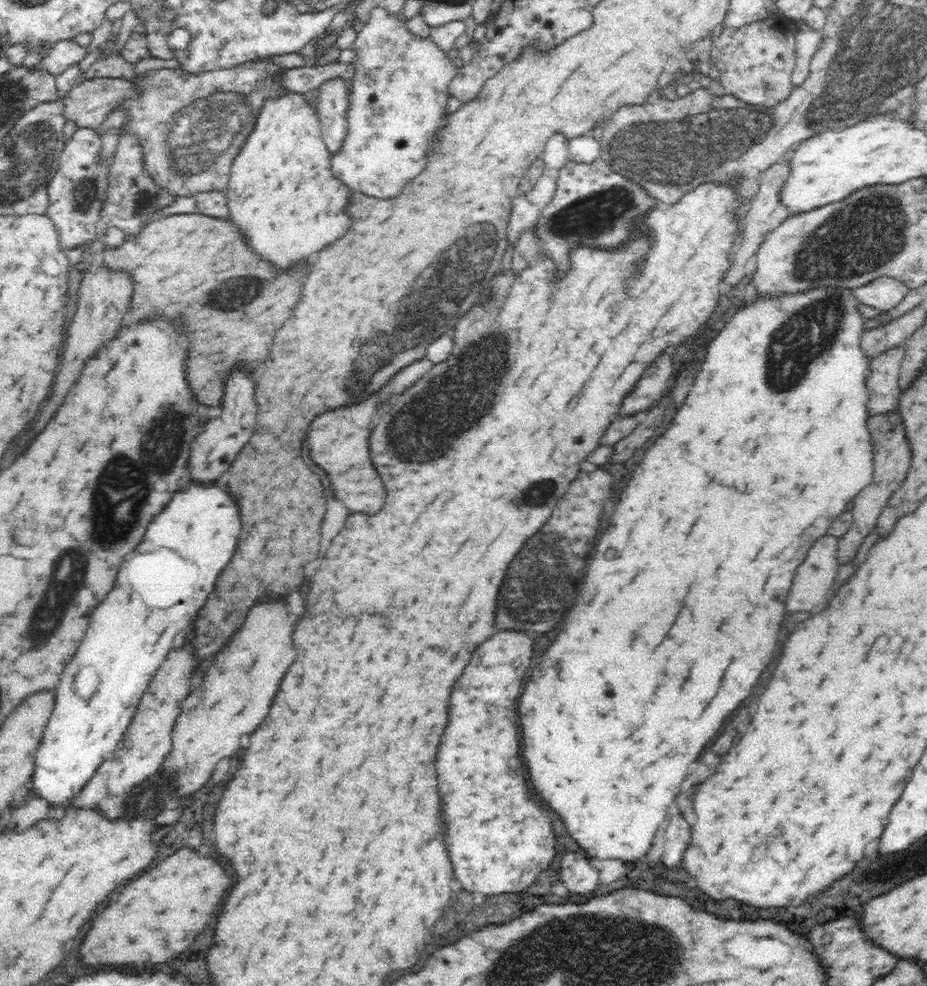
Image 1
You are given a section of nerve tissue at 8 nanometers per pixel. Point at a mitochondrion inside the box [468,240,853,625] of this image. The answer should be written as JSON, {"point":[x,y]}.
{"point":[814,330]}

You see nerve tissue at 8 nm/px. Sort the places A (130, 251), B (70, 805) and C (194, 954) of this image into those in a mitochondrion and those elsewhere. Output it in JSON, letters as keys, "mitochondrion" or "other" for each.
{"A":"other","B":"other","C":"other"}

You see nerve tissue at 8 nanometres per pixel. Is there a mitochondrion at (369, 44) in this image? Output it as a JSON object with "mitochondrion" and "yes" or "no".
{"mitochondrion":"no"}

